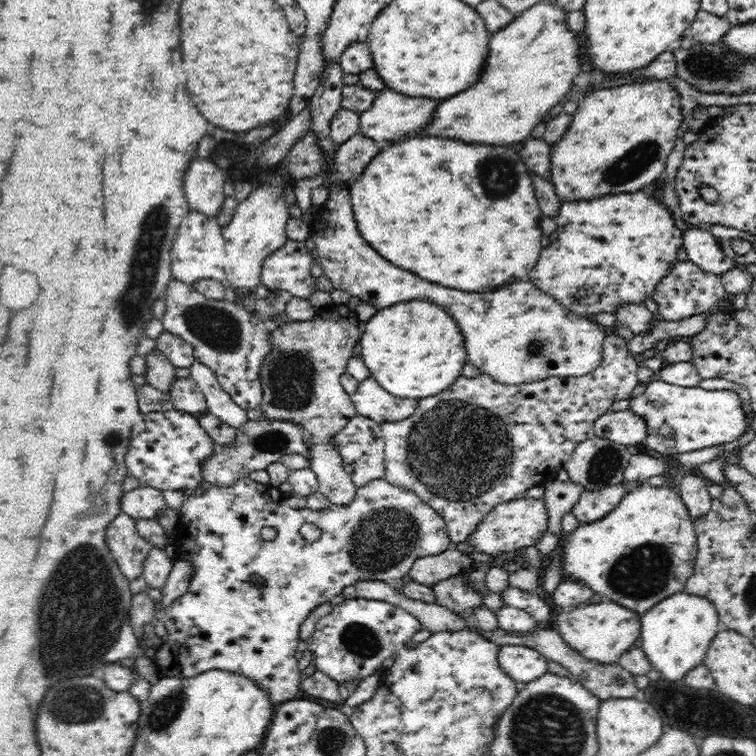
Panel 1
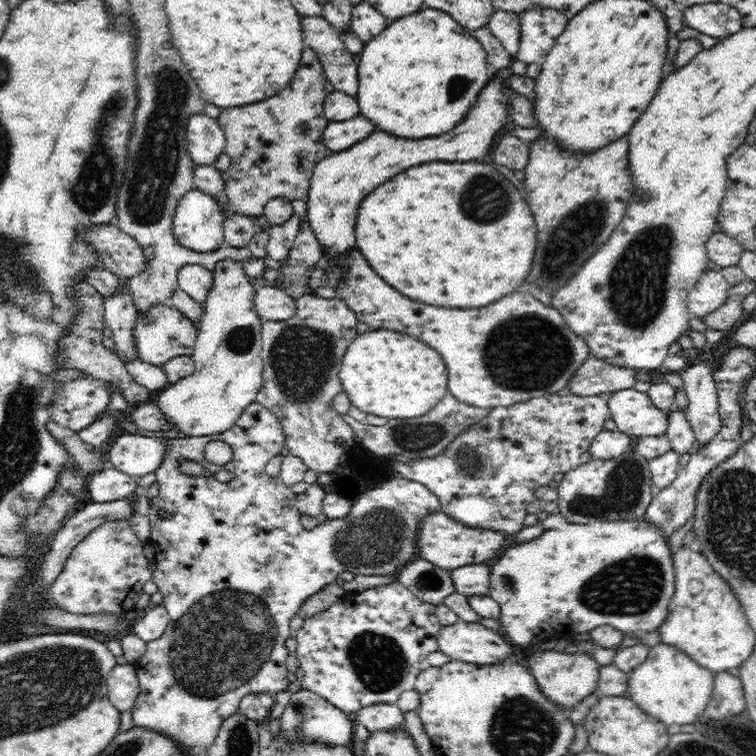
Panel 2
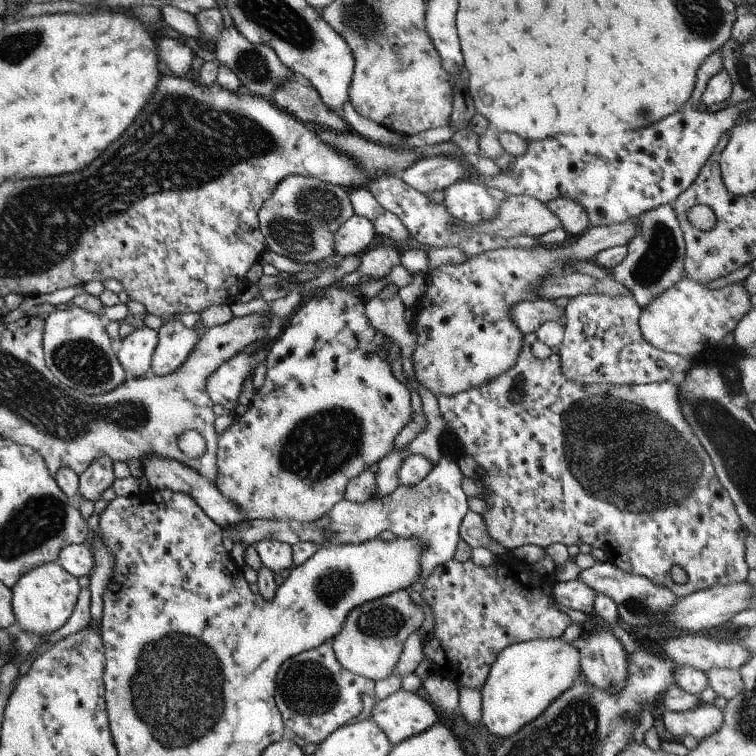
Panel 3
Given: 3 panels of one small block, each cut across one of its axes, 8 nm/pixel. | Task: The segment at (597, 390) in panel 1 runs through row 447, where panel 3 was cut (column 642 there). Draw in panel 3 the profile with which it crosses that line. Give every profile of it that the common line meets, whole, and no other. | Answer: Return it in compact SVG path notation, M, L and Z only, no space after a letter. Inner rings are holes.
M534 333L522 335L521 350L515 364L503 374L499 374L497 378L493 378L481 386L469 388L465 392L453 394L453 396L435 396L437 410L445 422L444 428L449 428L448 434L443 431L440 435L440 449L447 451L449 455L454 457L456 448L459 446L461 450L458 452L463 452L469 458L473 458L479 464L479 468L483 468L483 472L485 472L480 481L485 488L483 502L487 506L487 512L483 512L481 516L483 516L483 524L487 528L489 538L495 540L497 544L501 544L503 551L525 546L525 544L535 544L543 549L555 542L563 544L563 546L589 544L592 549L603 550L606 562L615 564L617 568L621 568L629 574L645 576L645 579L651 580L655 586L661 584L663 588L671 590L675 596L679 597L715 585L725 586L731 582L746 580L748 568L743 558L745 552L743 542L748 533L743 528L727 491L719 484L707 452L701 448L701 444L693 436L689 424L681 416L681 408L677 404L677 398L679 398L677 388L679 386L674 385L671 381L643 385L577 384L563 378L563 374L559 370L559 356L555 355L554 351L544 359L533 356L531 344L535 340L537 338ZM674 564L684 566L687 571L687 580L682 584L674 583L671 580L669 570Z

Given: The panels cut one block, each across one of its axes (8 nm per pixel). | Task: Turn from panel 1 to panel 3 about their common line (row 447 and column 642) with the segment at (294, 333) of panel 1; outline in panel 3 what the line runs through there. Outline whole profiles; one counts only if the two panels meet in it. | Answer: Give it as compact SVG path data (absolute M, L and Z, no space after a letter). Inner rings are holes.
M683 275L671 288L657 295L651 304L641 309L638 325L643 340L657 350L677 354L687 359L709 344L719 342L749 312L751 304L741 283L727 284L709 290Z

